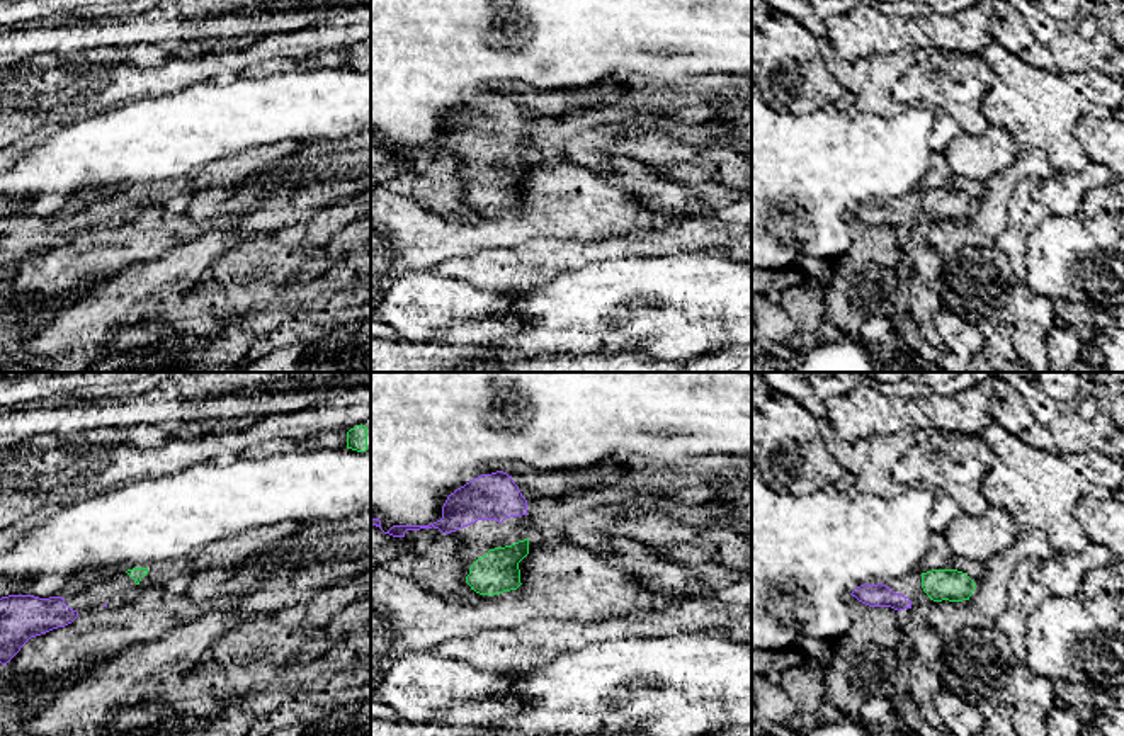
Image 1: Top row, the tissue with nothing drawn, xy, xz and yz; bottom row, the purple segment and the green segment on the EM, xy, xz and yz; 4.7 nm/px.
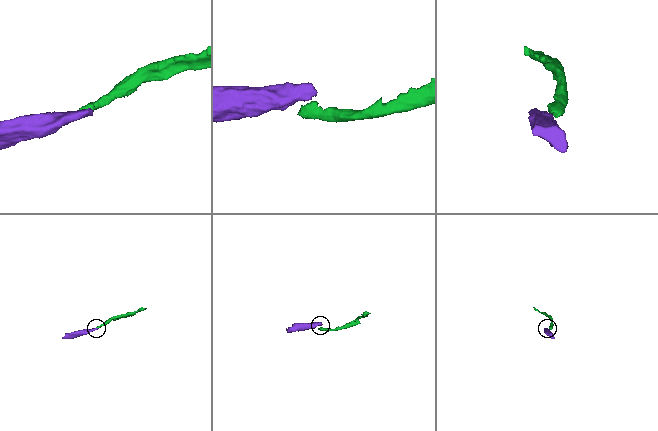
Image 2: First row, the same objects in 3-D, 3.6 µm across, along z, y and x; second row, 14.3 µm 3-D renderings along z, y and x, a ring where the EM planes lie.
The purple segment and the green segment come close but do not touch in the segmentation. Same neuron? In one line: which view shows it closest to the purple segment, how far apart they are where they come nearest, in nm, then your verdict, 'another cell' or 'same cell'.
yz | 80 nm | same cell

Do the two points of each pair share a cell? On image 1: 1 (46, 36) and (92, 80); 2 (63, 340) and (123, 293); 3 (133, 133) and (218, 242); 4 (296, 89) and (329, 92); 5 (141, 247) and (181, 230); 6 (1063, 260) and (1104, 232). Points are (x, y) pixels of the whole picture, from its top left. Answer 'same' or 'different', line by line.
1: different
2: same
3: different
4: same
5: same
6: same

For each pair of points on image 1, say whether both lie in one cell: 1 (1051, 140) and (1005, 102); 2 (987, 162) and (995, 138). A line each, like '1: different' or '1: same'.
1: same
2: same

